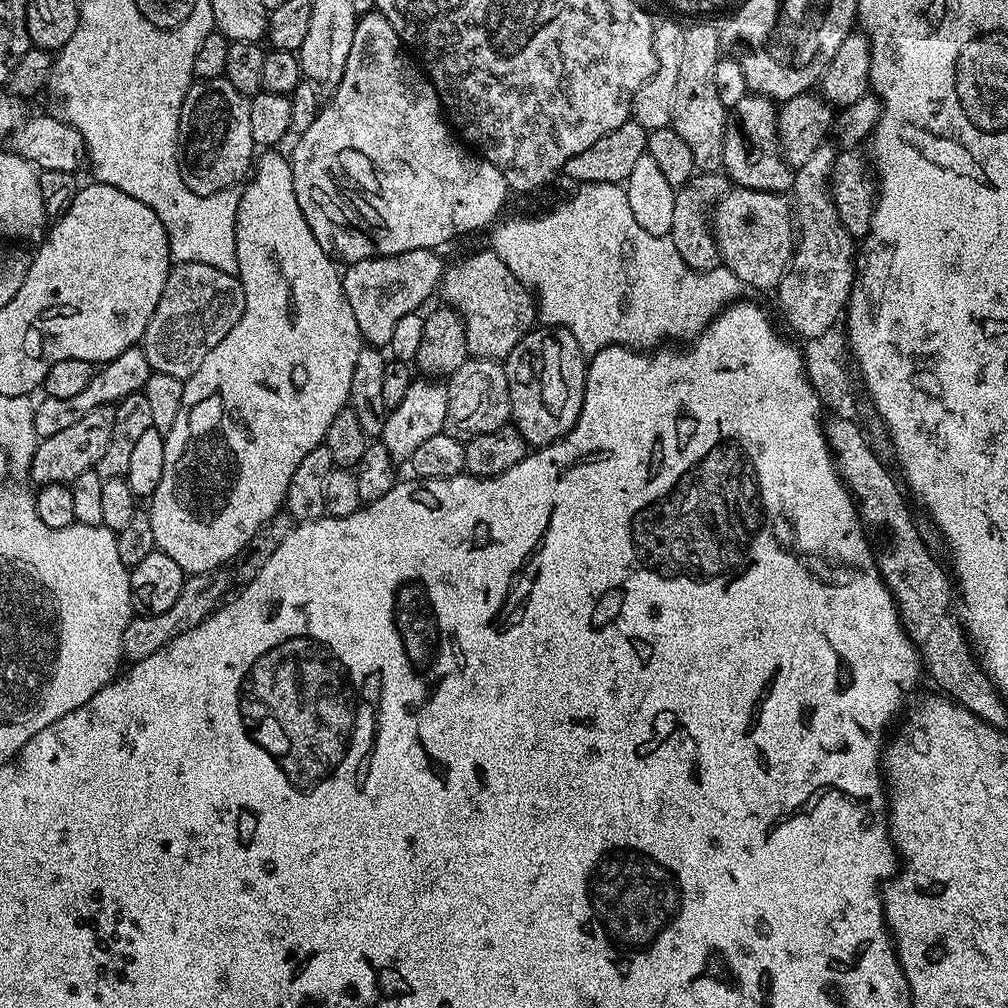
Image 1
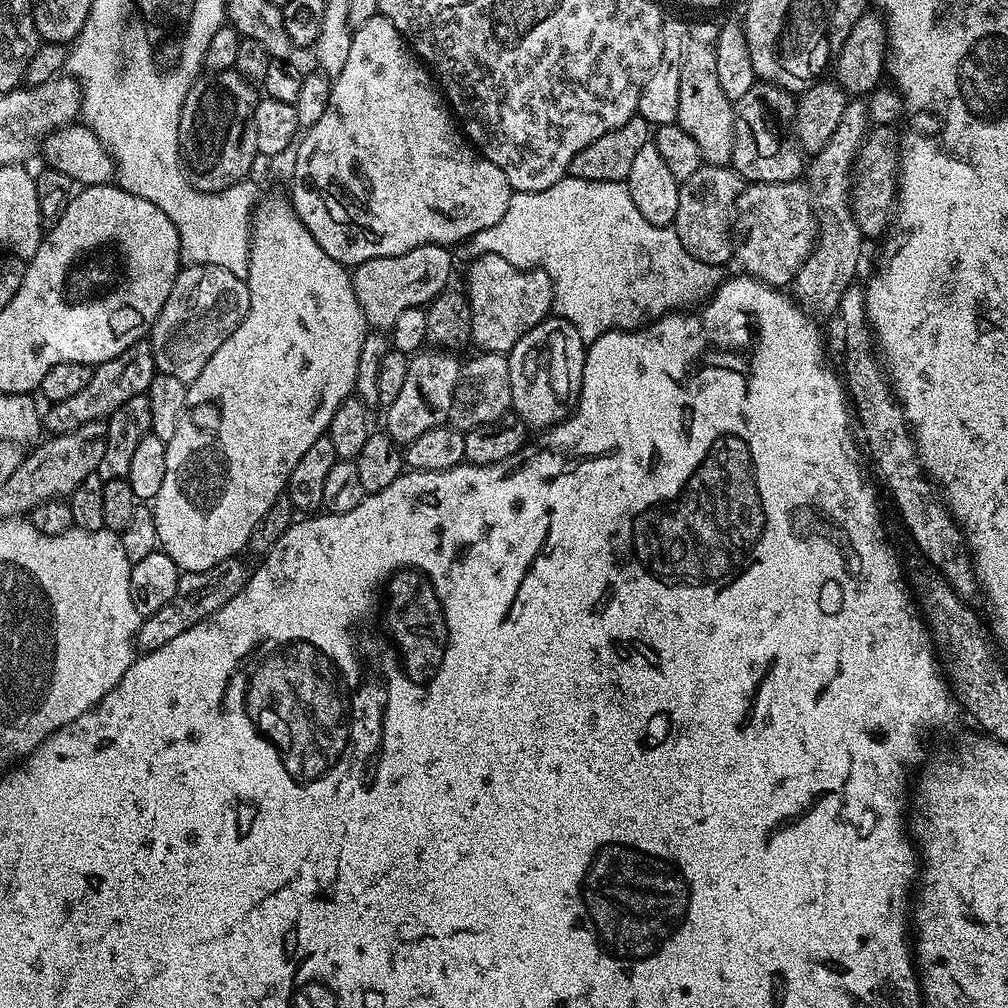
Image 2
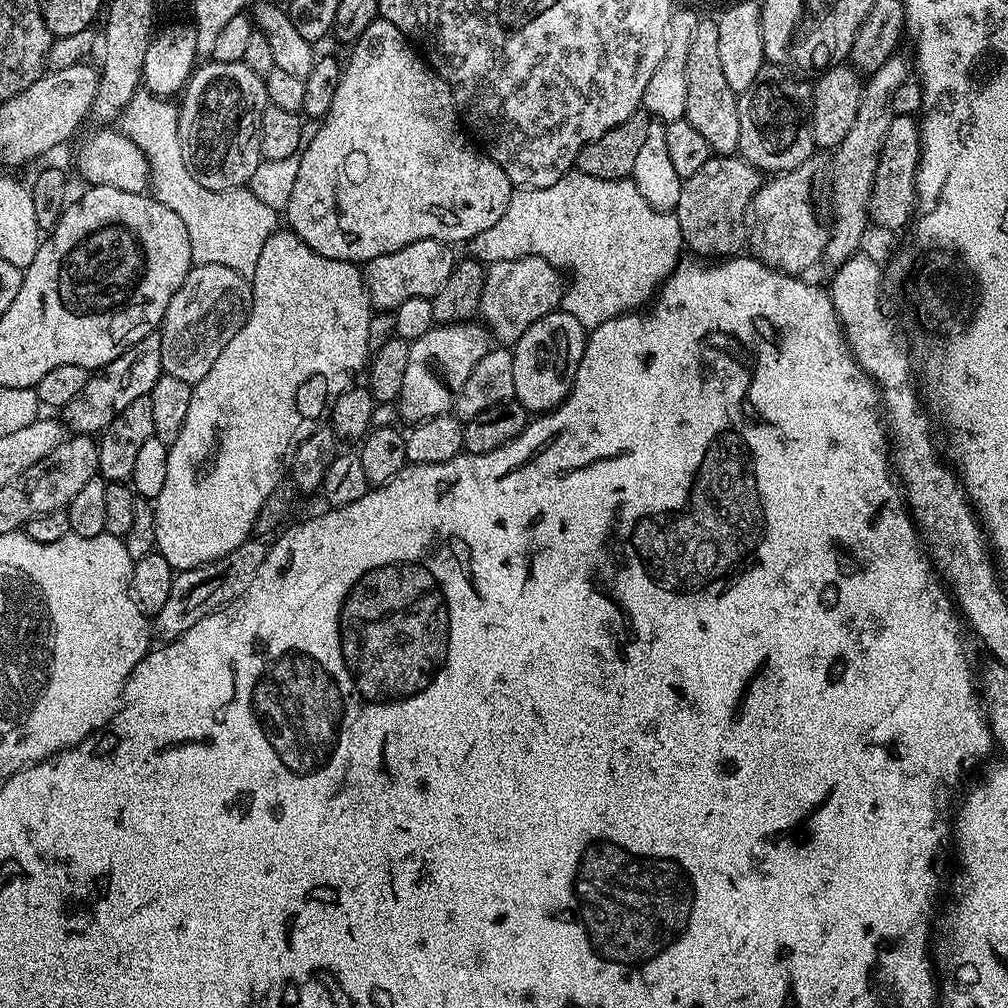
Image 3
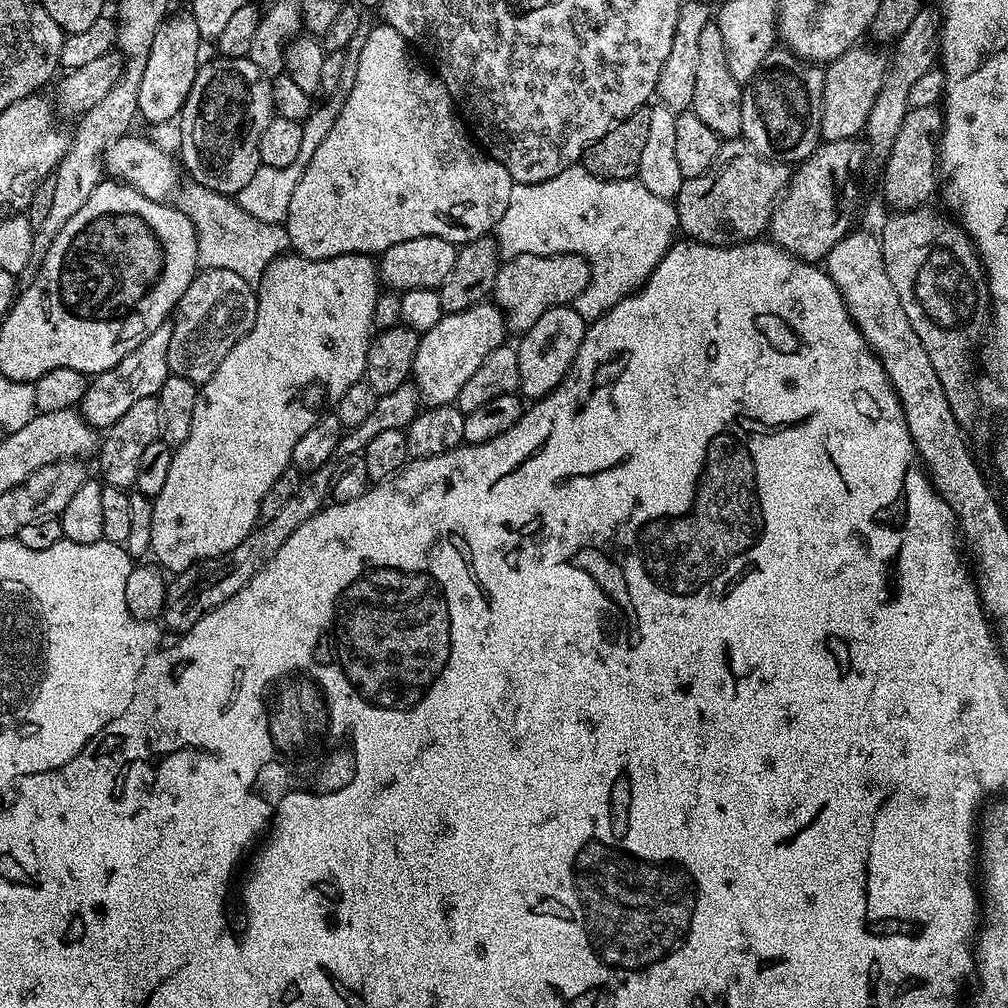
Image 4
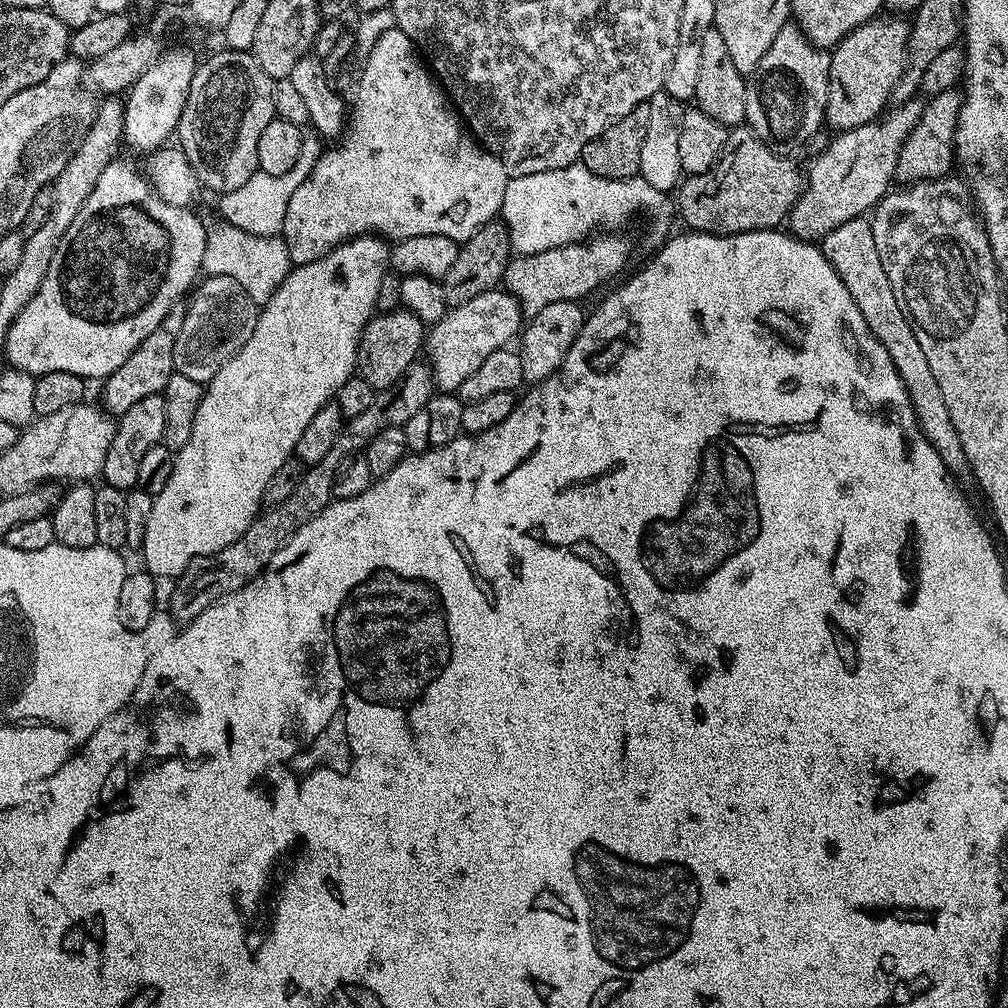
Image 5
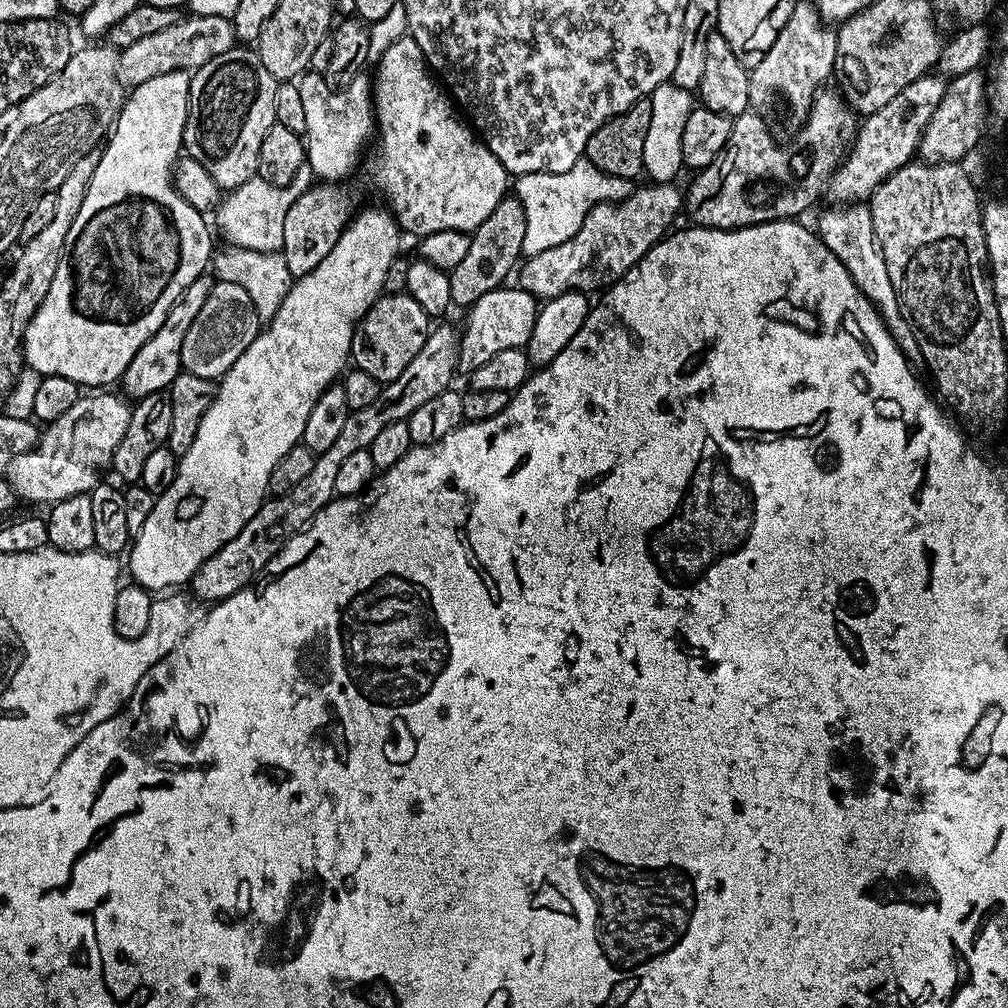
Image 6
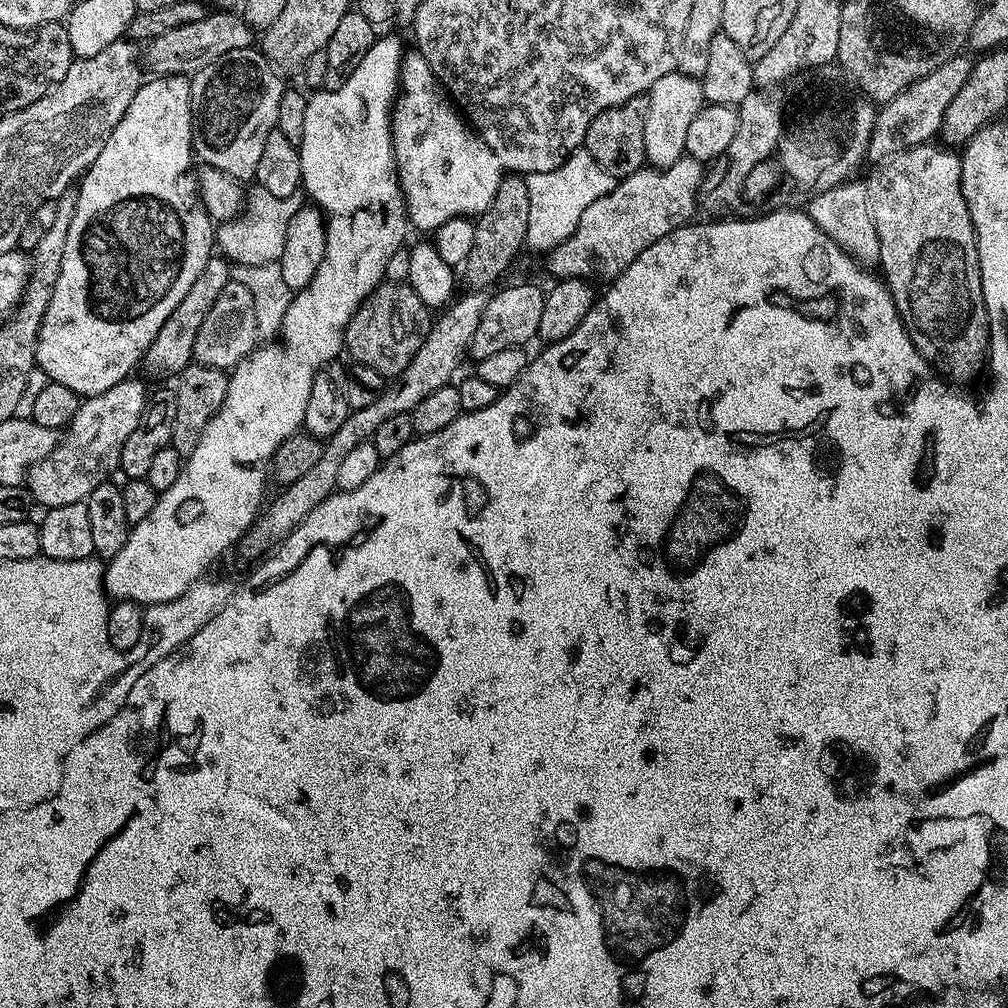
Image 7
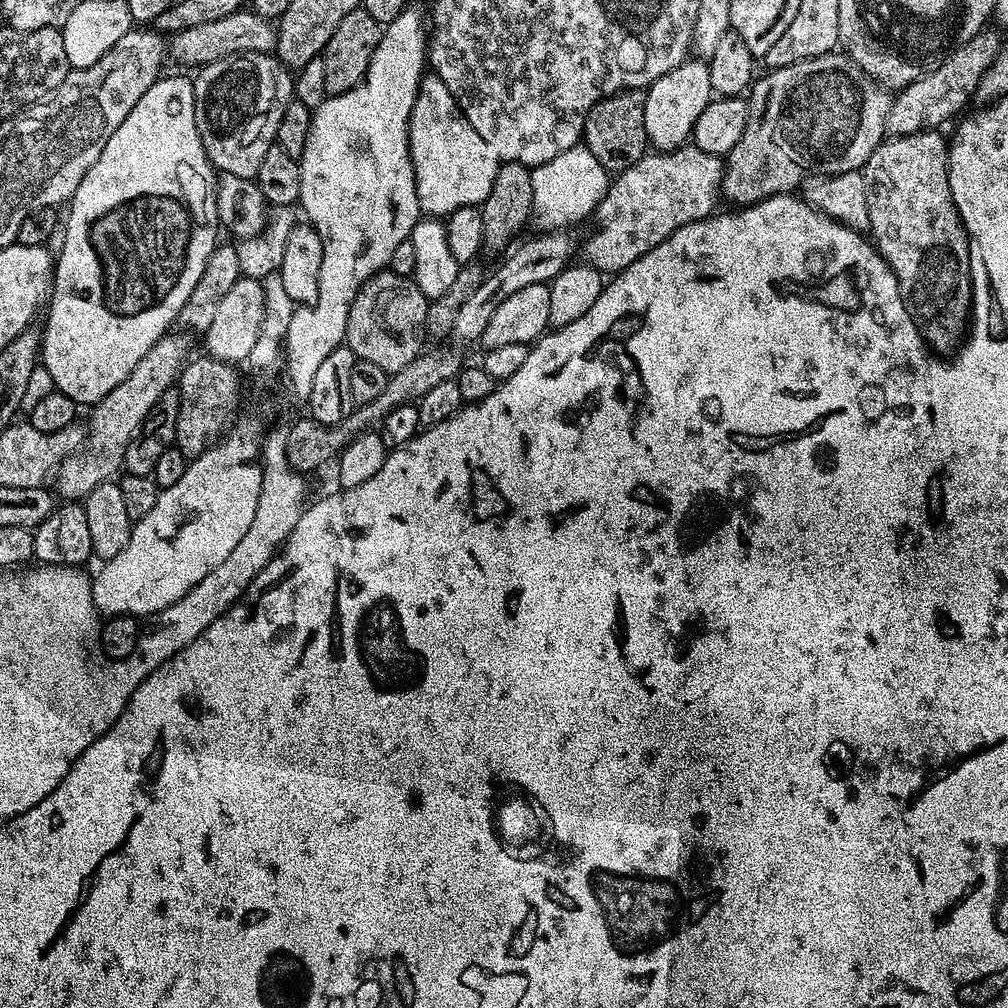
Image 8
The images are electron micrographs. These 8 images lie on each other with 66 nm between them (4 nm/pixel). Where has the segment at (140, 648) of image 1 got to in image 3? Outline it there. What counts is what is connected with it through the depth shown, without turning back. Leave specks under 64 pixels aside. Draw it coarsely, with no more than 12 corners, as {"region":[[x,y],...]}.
{"region":[[249,538],[172,578],[154,617],[161,641],[186,634],[254,582],[269,545]]}

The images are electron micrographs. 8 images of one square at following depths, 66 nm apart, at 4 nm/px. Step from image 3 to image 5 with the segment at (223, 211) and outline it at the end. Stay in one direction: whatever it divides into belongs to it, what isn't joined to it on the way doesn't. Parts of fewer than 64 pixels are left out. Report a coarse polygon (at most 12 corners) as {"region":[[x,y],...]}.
{"region":[[204,225],[203,275],[263,306],[294,267],[279,235]]}

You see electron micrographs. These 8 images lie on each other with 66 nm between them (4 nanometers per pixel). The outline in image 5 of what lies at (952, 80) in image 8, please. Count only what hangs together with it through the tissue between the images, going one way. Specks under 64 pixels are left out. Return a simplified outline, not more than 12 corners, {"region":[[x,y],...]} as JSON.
{"region":[[923,99],[839,133],[786,221],[820,242],[893,187]]}

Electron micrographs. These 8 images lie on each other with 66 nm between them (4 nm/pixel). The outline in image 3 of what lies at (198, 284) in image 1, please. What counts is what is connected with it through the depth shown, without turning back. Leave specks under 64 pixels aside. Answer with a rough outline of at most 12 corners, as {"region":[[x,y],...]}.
{"region":[[197,264],[160,323],[163,375],[196,385],[252,309],[249,277]]}

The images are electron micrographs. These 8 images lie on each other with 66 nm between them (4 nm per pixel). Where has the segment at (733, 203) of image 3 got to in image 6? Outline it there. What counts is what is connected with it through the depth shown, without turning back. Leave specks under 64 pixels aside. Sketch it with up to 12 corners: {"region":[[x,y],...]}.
{"region":[[816,93],[783,148],[757,112],[686,188],[702,228],[803,217],[856,139]]}

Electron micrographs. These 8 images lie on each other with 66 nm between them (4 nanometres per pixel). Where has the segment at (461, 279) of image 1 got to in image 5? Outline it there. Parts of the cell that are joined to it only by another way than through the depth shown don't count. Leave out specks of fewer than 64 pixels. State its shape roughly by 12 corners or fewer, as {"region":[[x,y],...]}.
{"region":[[624,234],[513,255],[503,287],[528,318],[583,301],[627,266]]}

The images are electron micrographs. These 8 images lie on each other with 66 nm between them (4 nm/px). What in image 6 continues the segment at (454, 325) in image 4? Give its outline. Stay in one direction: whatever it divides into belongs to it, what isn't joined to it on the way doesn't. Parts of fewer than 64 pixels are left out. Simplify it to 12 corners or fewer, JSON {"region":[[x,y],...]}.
{"region":[[519,286],[467,309],[459,367],[524,348],[538,301]]}

